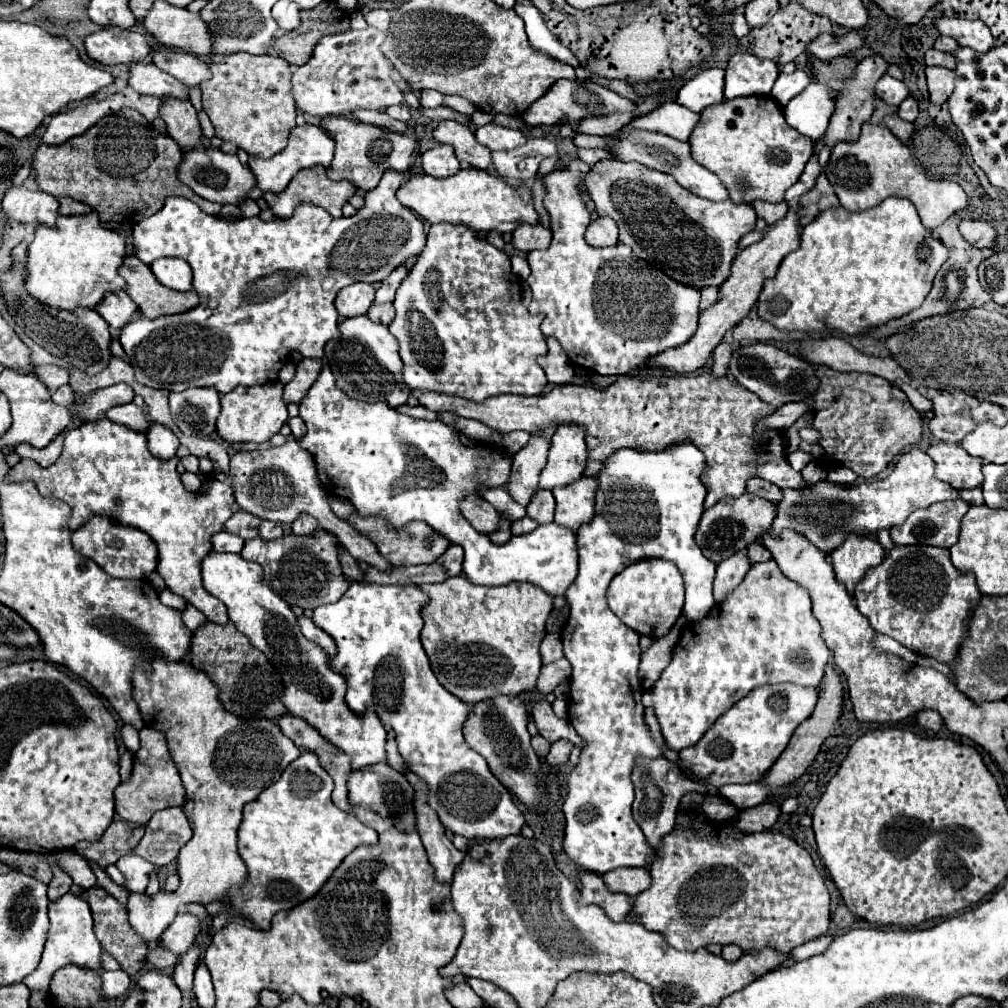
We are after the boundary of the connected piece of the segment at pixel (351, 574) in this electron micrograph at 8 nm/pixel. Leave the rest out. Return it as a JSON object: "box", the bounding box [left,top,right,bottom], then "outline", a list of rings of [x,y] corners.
{"box":[341,549,363,581],"outline":[[[341,549],[341,571],[343,571],[343,575],[347,579],[355,579],[355,581],[363,579],[363,571],[359,569],[359,565],[355,563],[355,559],[345,549]]]}

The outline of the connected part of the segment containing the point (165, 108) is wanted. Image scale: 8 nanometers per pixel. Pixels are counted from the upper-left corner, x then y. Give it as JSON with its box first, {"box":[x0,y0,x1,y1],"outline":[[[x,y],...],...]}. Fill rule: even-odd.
{"box":[161,97,201,151],"outline":[[[165,97],[161,101],[161,119],[167,123],[169,137],[173,137],[183,151],[189,151],[201,143],[197,111],[189,99]]]}

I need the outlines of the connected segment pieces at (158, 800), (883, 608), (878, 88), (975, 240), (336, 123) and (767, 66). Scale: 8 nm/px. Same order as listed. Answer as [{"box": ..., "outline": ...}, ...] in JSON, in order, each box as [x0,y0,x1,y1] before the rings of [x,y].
[{"box":[115,727,185,825],"outline":[[[143,727],[141,729],[141,747],[133,759],[131,777],[127,781],[121,781],[115,789],[115,813],[123,821],[129,821],[135,825],[147,825],[155,811],[161,811],[167,807],[181,807],[183,801],[185,799],[183,799],[181,777],[169,755],[165,735],[157,729]]]},{"box":[855,545,981,665],"outline":[[[907,545],[907,547],[893,547],[887,551],[881,565],[871,567],[865,571],[863,579],[855,585],[855,601],[859,611],[871,621],[871,627],[877,633],[889,635],[907,649],[929,655],[945,665],[951,665],[957,649],[961,647],[961,639],[967,633],[969,617],[977,601],[981,599],[981,593],[977,589],[973,573],[957,573],[955,565],[949,559],[949,551],[943,547],[931,547],[931,545]]]},{"box":[875,75,909,105],"outline":[[[883,75],[883,77],[879,79],[879,83],[875,85],[875,93],[877,93],[877,97],[883,99],[887,105],[899,105],[899,103],[909,95],[907,87],[905,87],[901,81],[897,81],[897,79],[889,77],[889,75]]]},{"box":[959,219,997,249],"outline":[[[963,219],[959,223],[961,235],[965,239],[969,239],[969,243],[977,249],[991,249],[997,241],[997,231],[991,223],[987,221],[971,221],[971,219]]]},{"box":[321,117,417,191],"outline":[[[325,117],[321,121],[321,127],[333,137],[335,141],[335,157],[331,165],[327,167],[327,177],[331,181],[349,181],[357,189],[369,191],[375,189],[385,169],[397,169],[397,171],[409,171],[411,155],[417,147],[417,141],[413,135],[407,133],[393,133],[377,125],[367,125],[355,119],[347,117]]]},{"box":[725,53,779,99],"outline":[[[735,53],[725,69],[725,99],[747,95],[769,95],[779,75],[773,61],[755,57],[753,53]]]}]

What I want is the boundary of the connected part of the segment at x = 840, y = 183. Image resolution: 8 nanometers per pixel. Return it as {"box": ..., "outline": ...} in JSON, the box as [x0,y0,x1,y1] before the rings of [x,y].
{"box":[825,123,967,231],"outline":[[[865,123],[855,143],[837,143],[831,151],[831,159],[827,161],[825,173],[841,205],[847,211],[871,209],[881,203],[881,199],[887,199],[889,195],[899,195],[915,205],[923,225],[933,231],[947,217],[967,207],[965,191],[953,181],[929,179],[923,169],[915,165],[909,147],[903,145],[885,125]]]}

